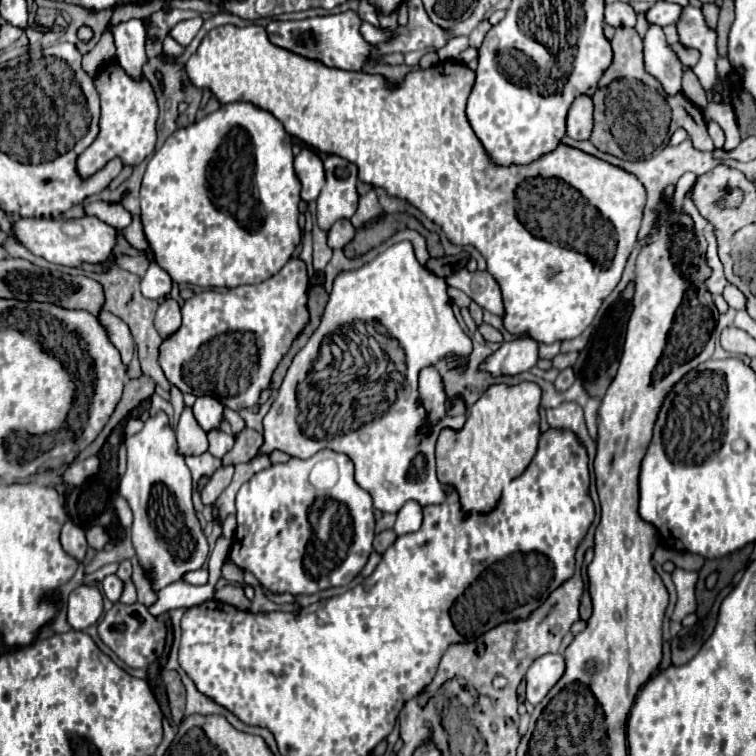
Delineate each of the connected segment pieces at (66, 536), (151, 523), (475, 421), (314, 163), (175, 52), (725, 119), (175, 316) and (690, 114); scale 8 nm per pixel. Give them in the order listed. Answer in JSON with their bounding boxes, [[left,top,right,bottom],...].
[[60,522,86,560],[120,412,208,590],[436,382,542,518],[294,148,324,202],[162,36,184,58],[708,102,740,152],[154,298,182,338],[666,94,714,152]]

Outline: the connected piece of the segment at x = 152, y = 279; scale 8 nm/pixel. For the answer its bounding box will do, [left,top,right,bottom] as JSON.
[142,262,172,298]

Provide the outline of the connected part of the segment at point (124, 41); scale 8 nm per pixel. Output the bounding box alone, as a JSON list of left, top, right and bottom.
[112,20,146,78]

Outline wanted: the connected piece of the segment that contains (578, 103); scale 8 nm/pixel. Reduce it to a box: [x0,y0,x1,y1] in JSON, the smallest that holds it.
[566,96,592,140]

